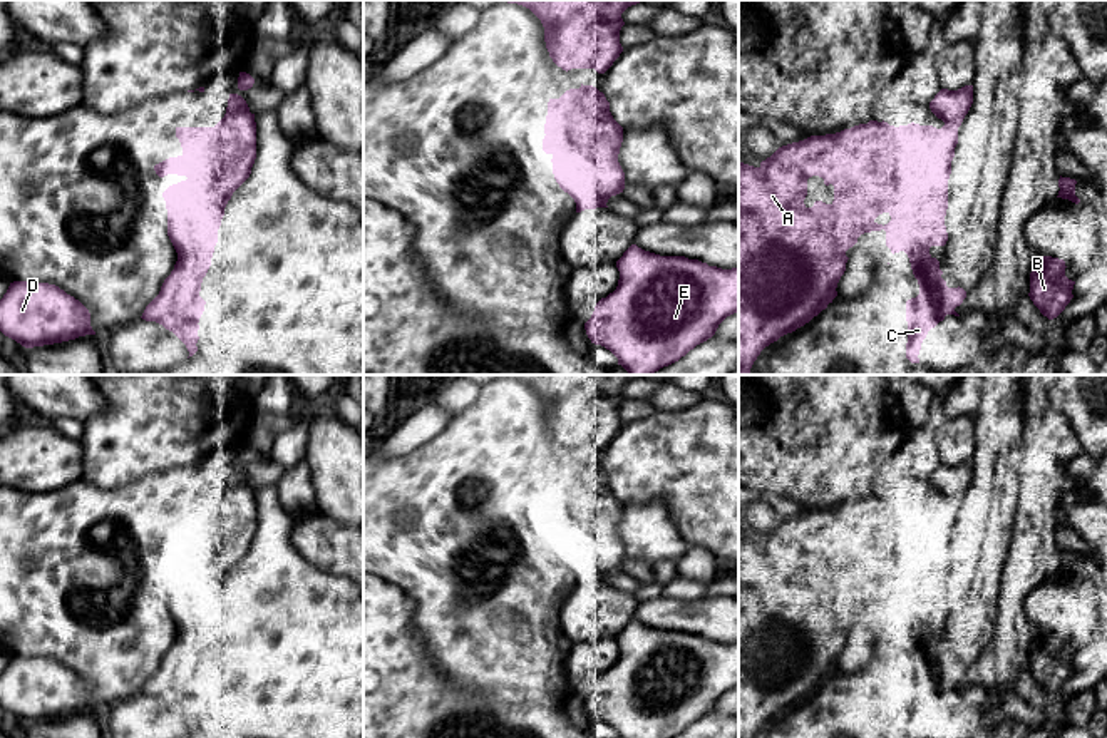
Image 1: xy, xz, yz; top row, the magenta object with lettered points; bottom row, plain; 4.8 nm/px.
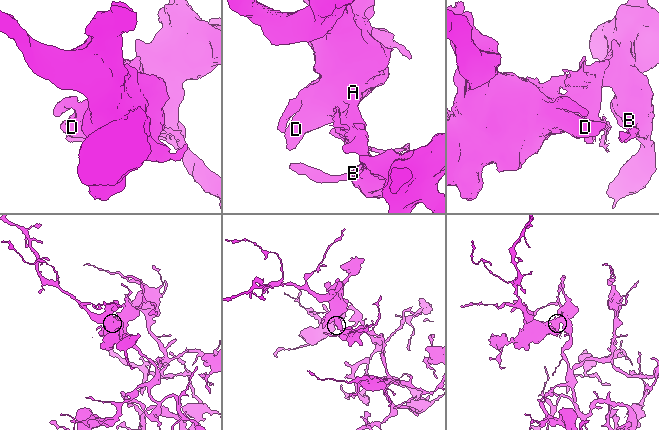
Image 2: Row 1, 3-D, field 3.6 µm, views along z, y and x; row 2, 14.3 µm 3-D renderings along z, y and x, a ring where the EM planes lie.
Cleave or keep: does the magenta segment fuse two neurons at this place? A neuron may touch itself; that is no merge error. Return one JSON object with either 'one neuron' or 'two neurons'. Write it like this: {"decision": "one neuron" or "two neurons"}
{"decision": "one neuron"}

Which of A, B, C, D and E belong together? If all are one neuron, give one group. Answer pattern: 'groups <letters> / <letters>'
groups A B C D E

